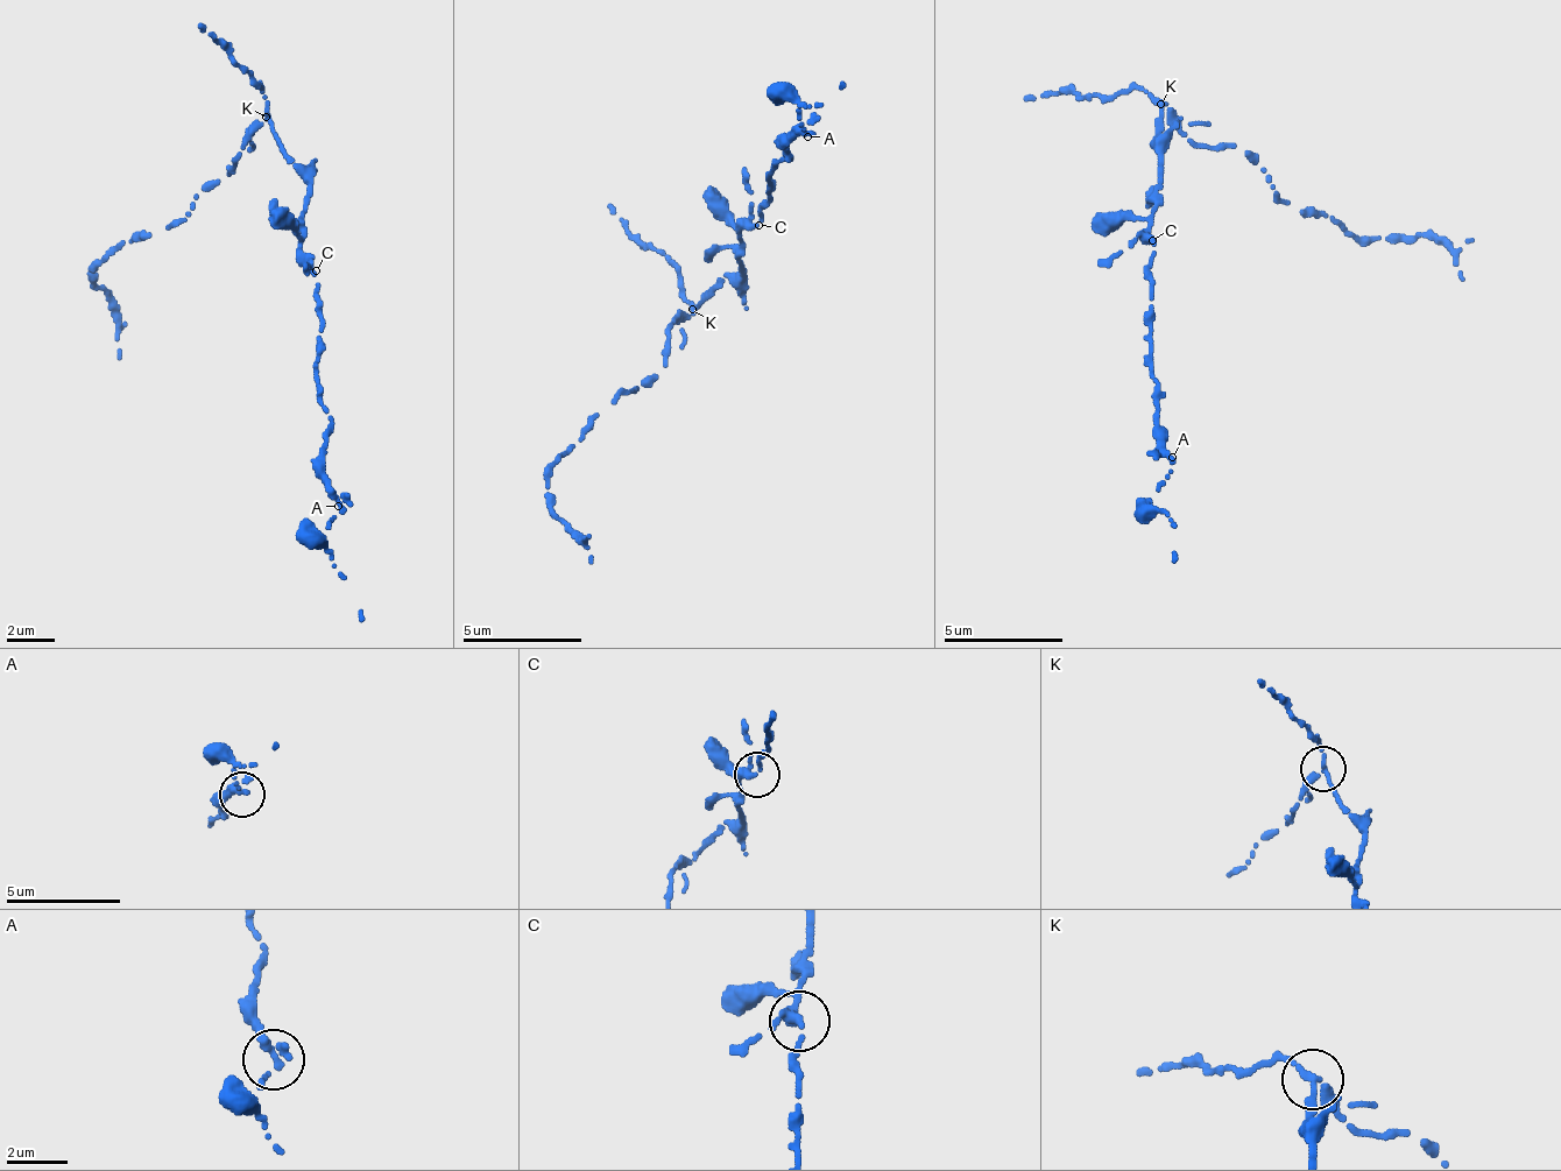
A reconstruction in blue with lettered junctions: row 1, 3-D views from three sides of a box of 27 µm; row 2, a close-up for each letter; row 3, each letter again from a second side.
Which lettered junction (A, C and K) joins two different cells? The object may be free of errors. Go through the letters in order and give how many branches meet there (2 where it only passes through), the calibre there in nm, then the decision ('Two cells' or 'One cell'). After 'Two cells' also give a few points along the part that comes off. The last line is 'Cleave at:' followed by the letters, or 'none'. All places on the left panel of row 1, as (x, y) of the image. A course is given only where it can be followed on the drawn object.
A: Branches: 3. Thickness 190 nm. One cell
C: Branches: 3. Thickness 220 nm. One cell
K: Branches: 3. Thickness 190 nm. Two cells. Course of the part to remove: (268, 118), (234, 161), (231, 176), (204, 185), (178, 221), (90, 268), (119, 322), (118, 359)
Cleave at: K

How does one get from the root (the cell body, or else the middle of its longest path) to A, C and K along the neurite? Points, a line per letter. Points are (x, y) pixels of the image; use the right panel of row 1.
A: (1158, 156), (1157, 207), (1150, 216), (1153, 402), (1159, 410), (1159, 451), (1172, 457)
C: (1158, 156), (1157, 207), (1150, 216), (1152, 240)
K: (1158, 156), (1155, 121), (1160, 118), (1159, 105)

